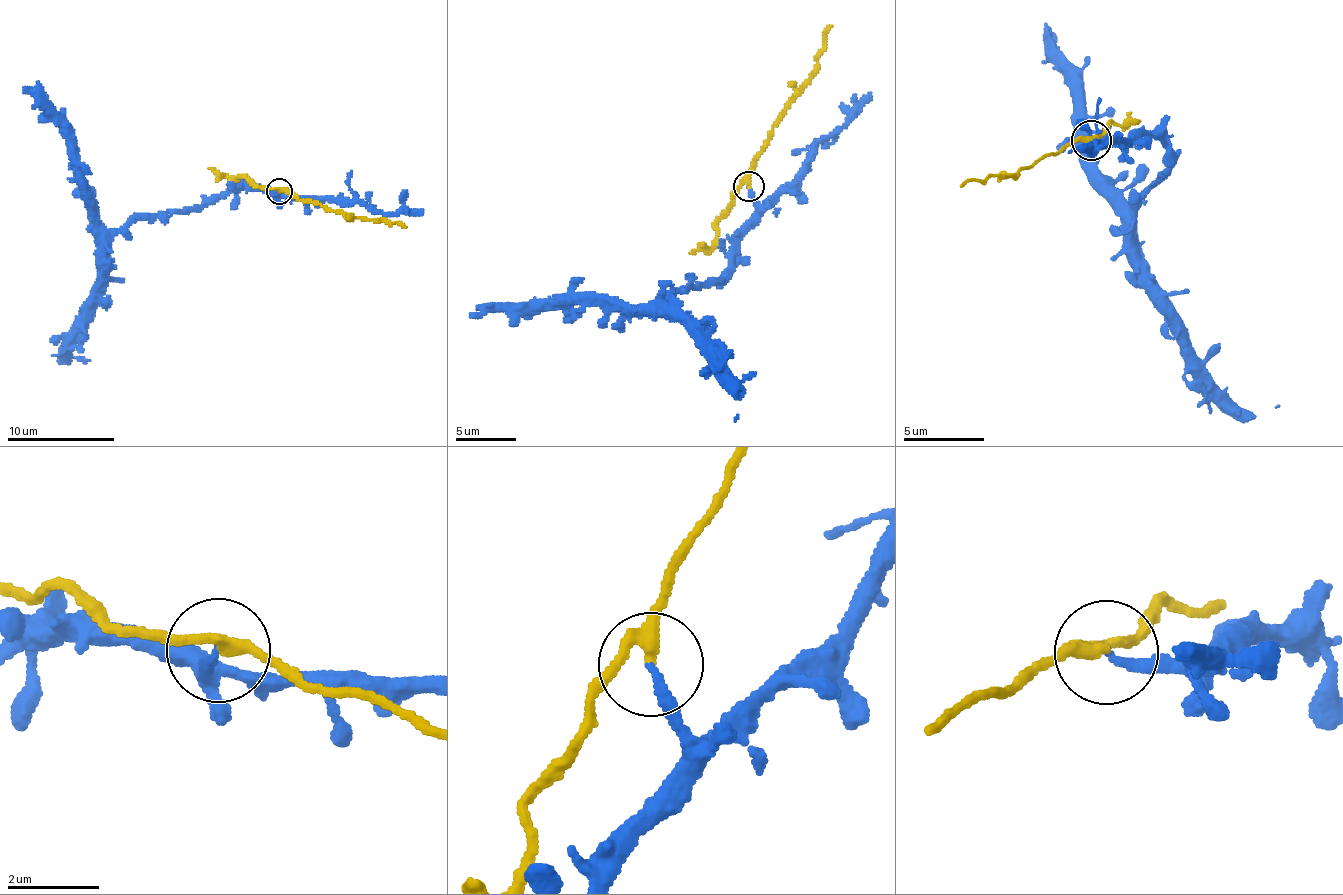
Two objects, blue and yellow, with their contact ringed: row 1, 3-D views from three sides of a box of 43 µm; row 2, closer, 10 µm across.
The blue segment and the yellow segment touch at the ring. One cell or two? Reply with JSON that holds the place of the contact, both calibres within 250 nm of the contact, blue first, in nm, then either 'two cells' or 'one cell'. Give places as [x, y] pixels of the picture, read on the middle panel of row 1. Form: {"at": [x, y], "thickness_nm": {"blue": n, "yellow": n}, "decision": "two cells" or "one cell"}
{"at": [748, 186], "thickness_nm": {"blue": 170, "yellow": 220}, "decision": "two cells"}

